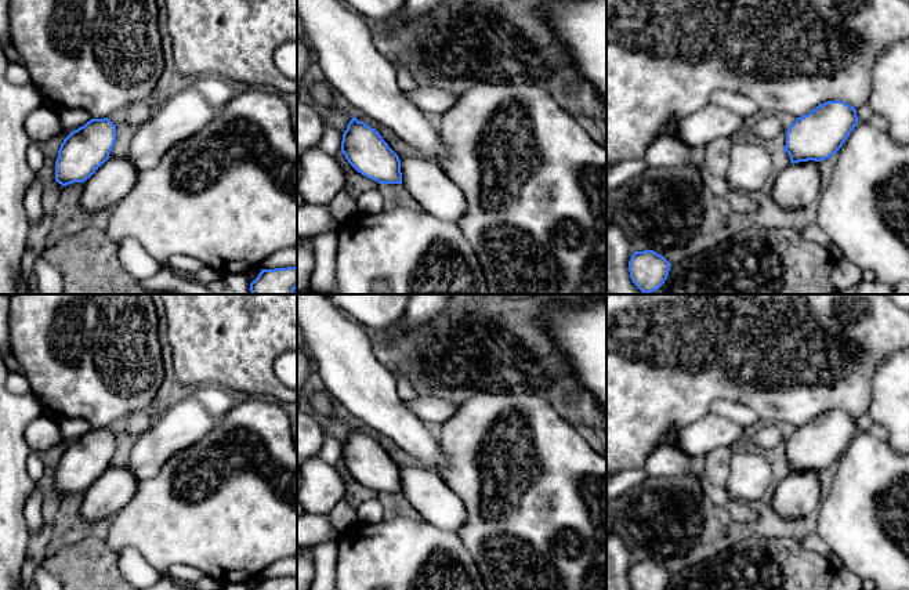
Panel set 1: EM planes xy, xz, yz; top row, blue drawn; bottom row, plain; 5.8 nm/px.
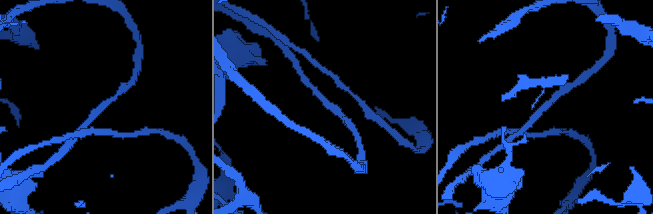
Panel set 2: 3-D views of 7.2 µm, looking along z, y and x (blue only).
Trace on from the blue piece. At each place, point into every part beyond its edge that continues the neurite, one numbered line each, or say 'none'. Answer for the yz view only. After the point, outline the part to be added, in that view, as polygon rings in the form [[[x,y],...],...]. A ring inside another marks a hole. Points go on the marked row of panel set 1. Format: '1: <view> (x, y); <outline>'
1: yz (799, 185); [[[819,162],[790,163],[772,184],[771,202],[782,210],[801,210],[816,203],[822,185]]]

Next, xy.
1: xy (115, 178); [[[109,158],[84,181],[80,206],[87,213],[112,209],[135,185],[140,171],[127,158]]]

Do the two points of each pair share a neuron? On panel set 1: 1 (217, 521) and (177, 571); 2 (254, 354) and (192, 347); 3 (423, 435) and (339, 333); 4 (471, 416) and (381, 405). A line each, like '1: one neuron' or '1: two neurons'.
1: two neurons
2: one neuron
3: one neuron
4: two neurons

